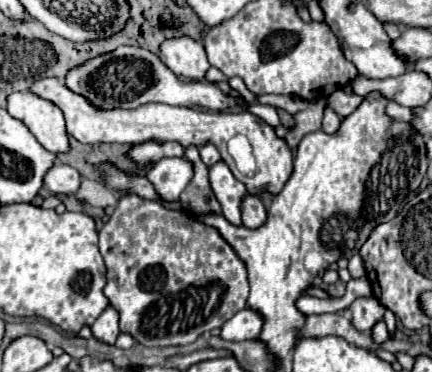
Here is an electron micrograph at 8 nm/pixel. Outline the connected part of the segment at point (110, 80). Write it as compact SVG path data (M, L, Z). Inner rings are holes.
M119 46L115 52L93 58L91 62L85 62L83 66L71 70L65 78L67 86L75 90L77 94L83 94L85 98L91 98L95 106L103 108L137 108L147 102L163 102L173 106L205 106L209 110L231 110L241 106L241 98L233 94L225 94L217 84L211 84L207 80L203 82L183 82L177 80L177 76L149 50L143 48L131 48L131 46Z

